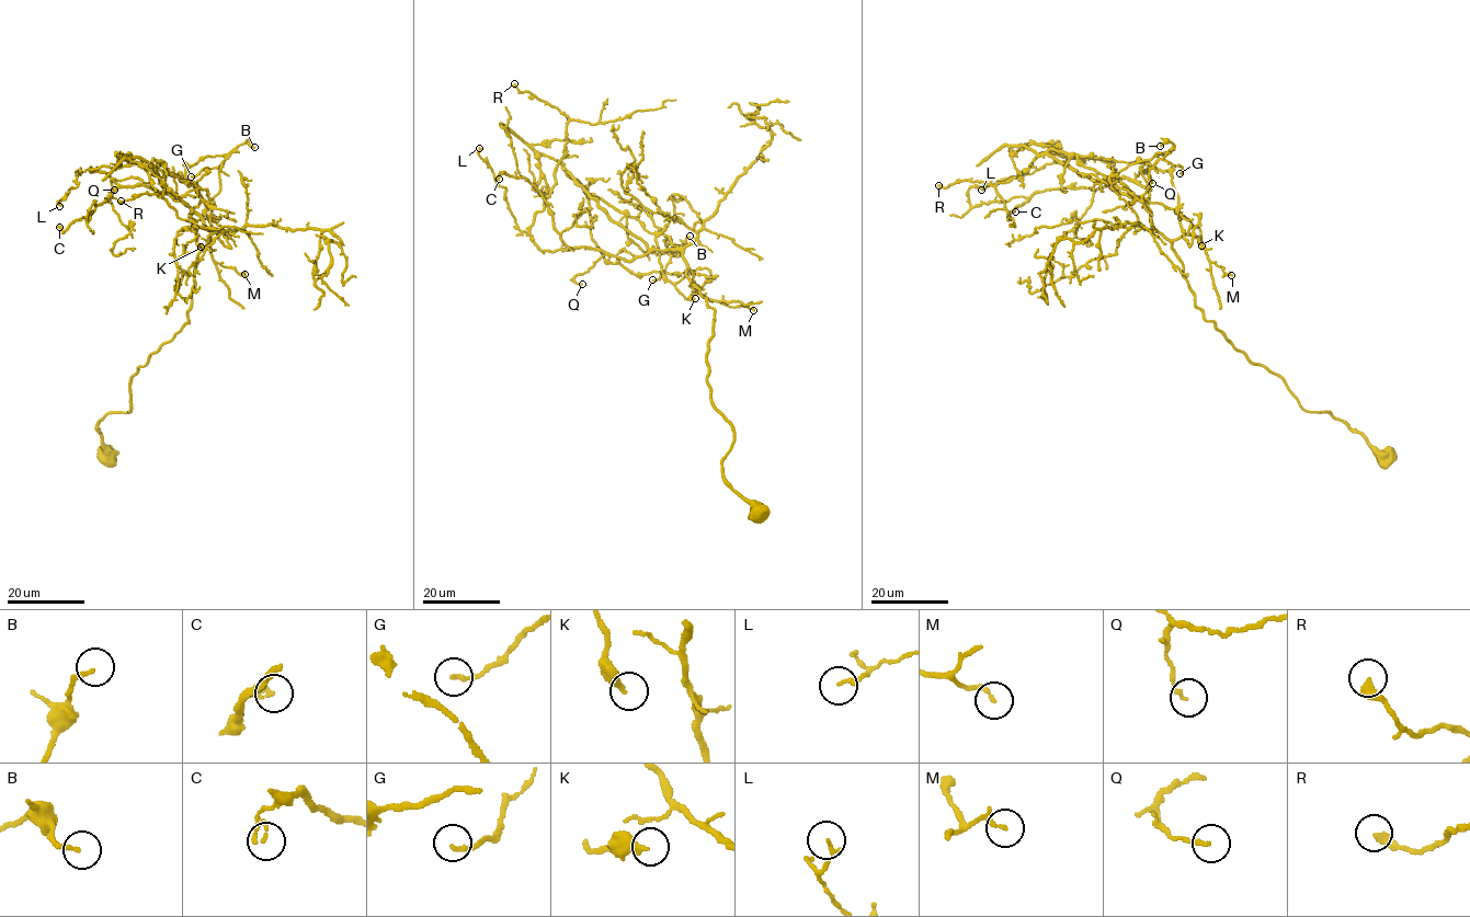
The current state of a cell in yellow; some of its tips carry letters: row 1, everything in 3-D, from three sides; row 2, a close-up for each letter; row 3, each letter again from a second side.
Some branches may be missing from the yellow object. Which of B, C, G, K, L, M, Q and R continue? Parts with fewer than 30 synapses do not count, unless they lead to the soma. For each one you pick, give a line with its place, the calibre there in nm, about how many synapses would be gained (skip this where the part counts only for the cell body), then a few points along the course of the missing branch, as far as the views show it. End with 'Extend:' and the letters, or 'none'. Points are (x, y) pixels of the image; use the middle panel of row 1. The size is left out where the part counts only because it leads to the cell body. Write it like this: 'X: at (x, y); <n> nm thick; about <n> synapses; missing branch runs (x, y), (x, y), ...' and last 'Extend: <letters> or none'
Extend: none

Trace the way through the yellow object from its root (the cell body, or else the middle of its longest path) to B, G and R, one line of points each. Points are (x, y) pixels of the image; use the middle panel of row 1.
B: (760, 509), (724, 474), (733, 428), (707, 382), (714, 311), (664, 240), (679, 255), (690, 236)
G: (760, 509), (724, 474), (733, 428), (707, 382), (714, 311), (690, 284), (669, 237), (670, 261), (652, 279)
R: (760, 509), (724, 474), (714, 311), (681, 251), (651, 250), (539, 155), (548, 190), (569, 117), (514, 83)

